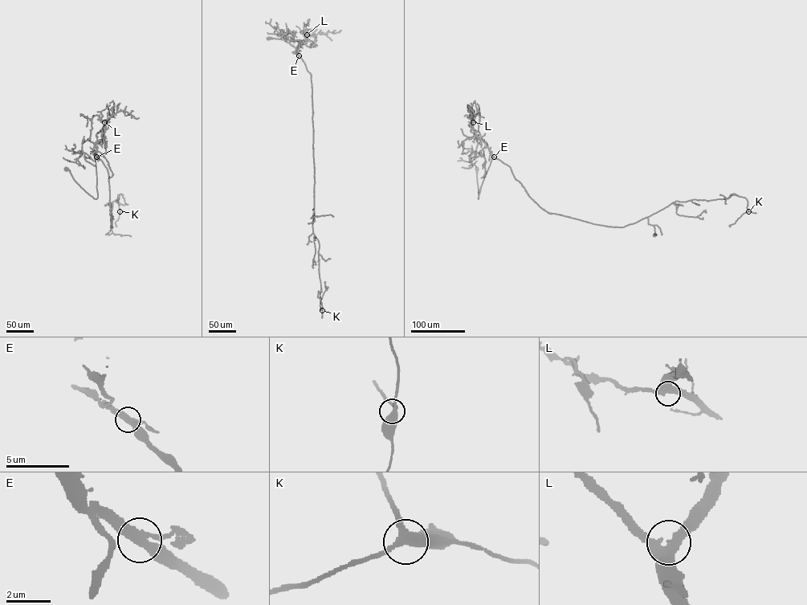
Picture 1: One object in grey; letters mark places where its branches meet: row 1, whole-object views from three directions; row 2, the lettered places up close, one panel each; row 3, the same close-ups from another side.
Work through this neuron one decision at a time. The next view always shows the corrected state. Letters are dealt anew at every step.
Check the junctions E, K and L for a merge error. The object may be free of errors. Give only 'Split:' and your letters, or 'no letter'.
Split: no letter

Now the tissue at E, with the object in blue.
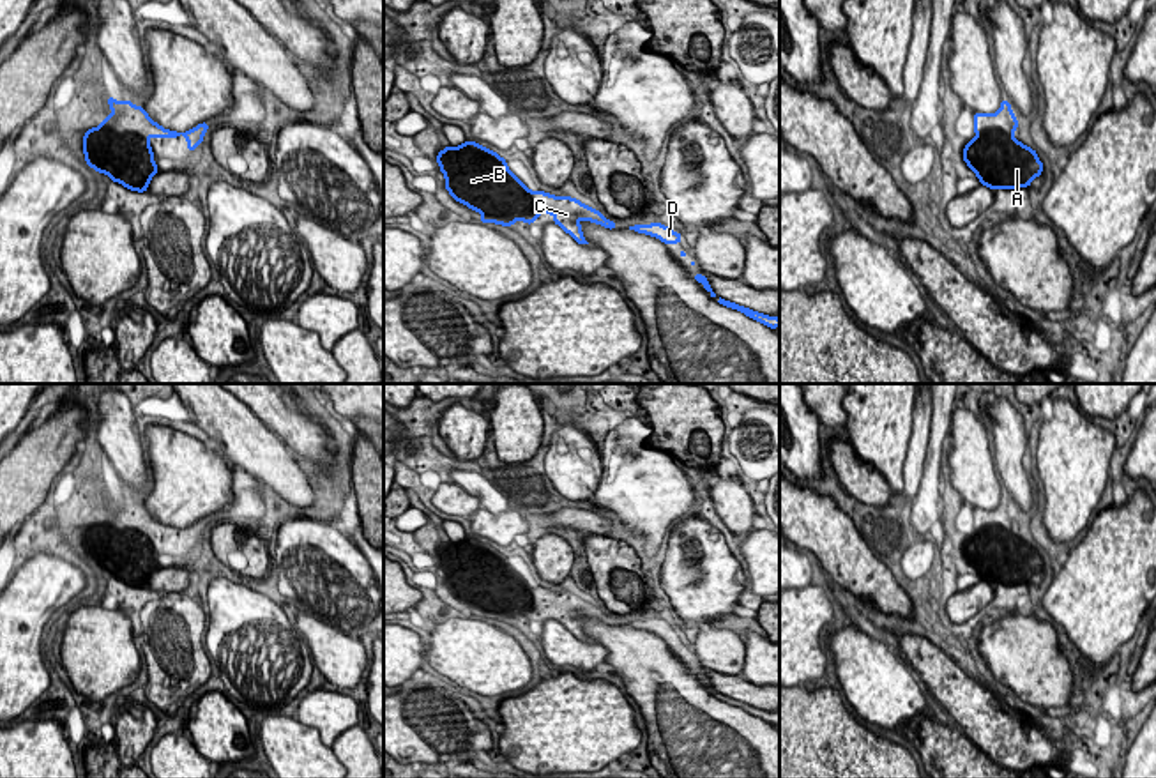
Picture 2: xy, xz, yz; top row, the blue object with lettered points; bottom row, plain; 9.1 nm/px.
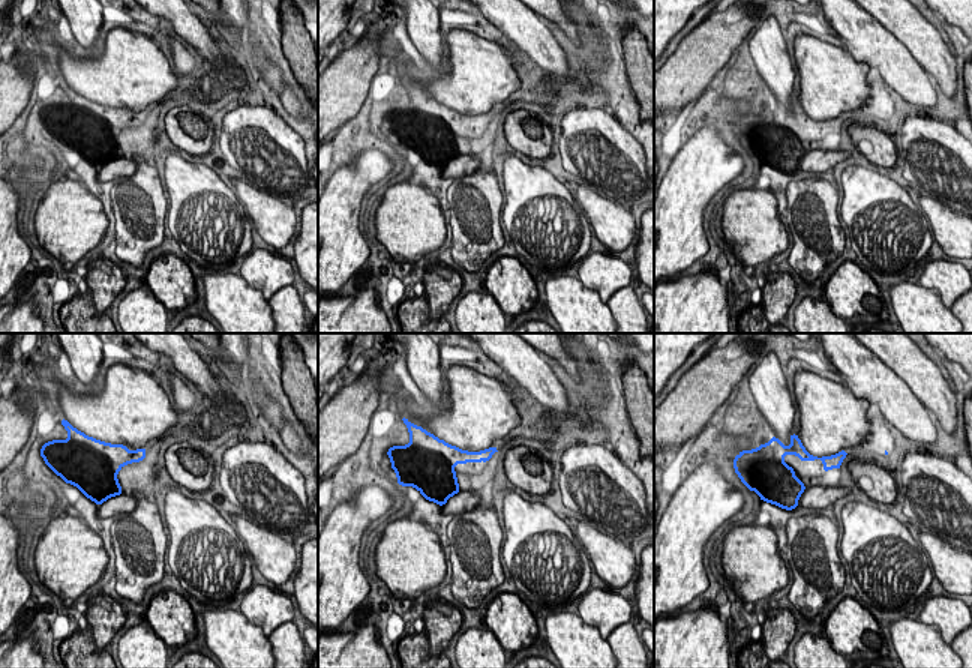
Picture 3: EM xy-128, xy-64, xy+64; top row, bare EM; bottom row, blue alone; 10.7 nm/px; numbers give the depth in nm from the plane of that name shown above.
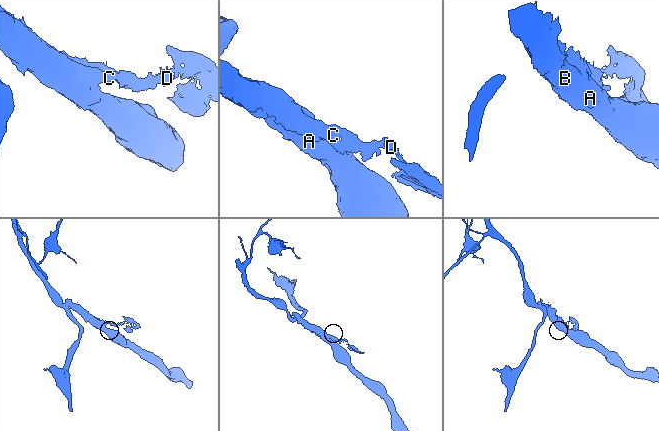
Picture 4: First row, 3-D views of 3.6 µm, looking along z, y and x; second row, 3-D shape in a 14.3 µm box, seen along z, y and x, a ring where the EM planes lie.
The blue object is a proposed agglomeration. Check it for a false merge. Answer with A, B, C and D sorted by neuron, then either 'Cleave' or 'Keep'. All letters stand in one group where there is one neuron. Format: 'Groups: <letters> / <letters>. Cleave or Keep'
Groups: A B C D. Keep

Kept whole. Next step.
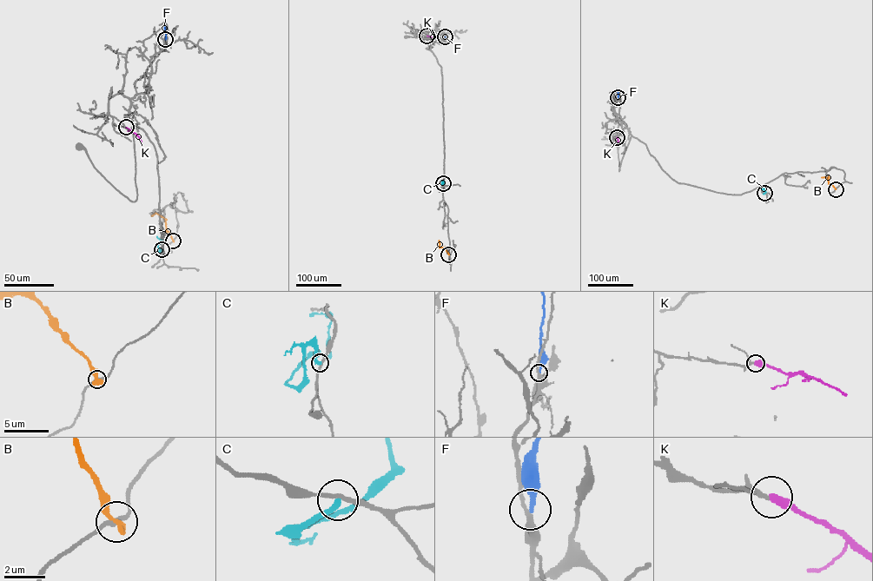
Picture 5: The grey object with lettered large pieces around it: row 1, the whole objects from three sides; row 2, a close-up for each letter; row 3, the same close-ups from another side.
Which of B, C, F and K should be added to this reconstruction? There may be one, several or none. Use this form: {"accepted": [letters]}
{"accepted": ["K"]}

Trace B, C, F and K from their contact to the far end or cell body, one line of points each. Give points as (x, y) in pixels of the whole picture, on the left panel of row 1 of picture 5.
B: (173, 240), (166, 231), (165, 220), (156, 213), (151, 214)
C: (162, 249), (157, 245), (162, 240), (157, 236)
F: (165, 39), (164, 27)
K: (126, 127), (142, 141)

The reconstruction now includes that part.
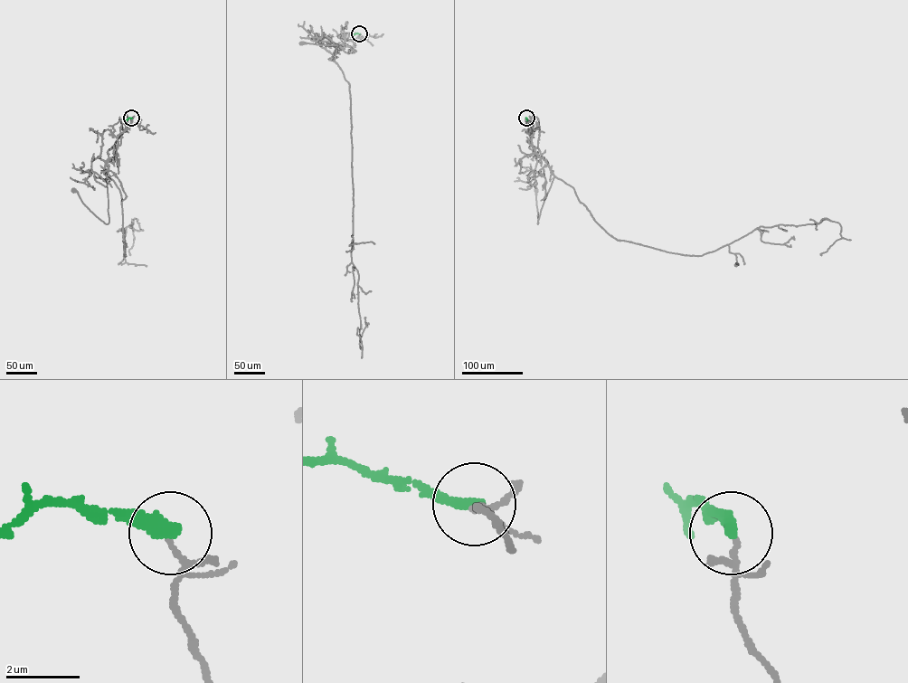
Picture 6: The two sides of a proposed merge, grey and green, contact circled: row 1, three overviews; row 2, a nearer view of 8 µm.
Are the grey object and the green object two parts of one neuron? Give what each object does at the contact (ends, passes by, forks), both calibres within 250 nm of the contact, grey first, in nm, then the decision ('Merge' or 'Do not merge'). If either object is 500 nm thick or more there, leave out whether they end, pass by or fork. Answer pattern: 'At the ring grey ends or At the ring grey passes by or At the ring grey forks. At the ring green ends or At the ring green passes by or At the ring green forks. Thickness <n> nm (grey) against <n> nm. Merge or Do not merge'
At the ring grey forks. At the ring green ends. Thickness 90 nm (grey) against 380 nm. Do not merge

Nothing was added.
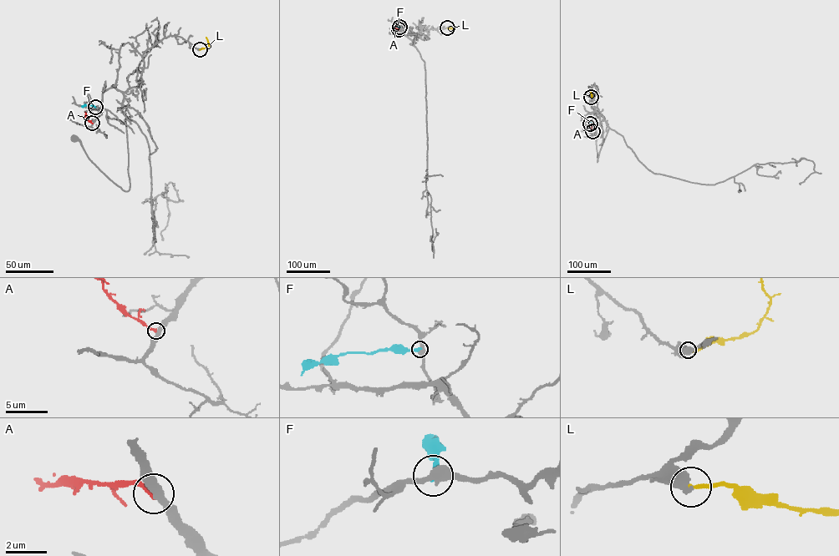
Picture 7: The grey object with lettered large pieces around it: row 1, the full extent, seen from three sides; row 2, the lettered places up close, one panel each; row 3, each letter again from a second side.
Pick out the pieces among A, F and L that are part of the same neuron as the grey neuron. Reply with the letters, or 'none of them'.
L

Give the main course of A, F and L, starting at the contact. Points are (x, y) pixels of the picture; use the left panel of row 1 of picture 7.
A: (92, 123), (84, 112)
F: (95, 107), (81, 107)
L: (200, 49), (208, 45), (205, 37)

